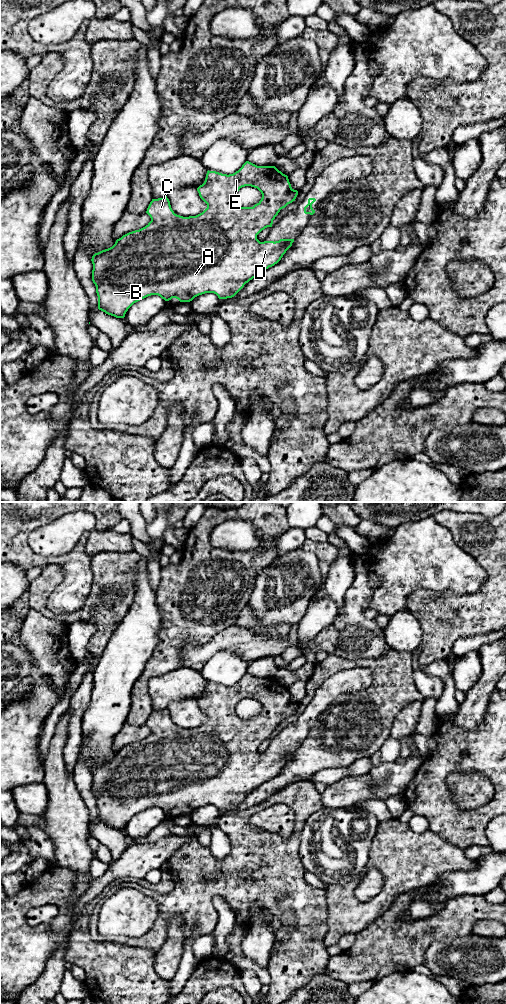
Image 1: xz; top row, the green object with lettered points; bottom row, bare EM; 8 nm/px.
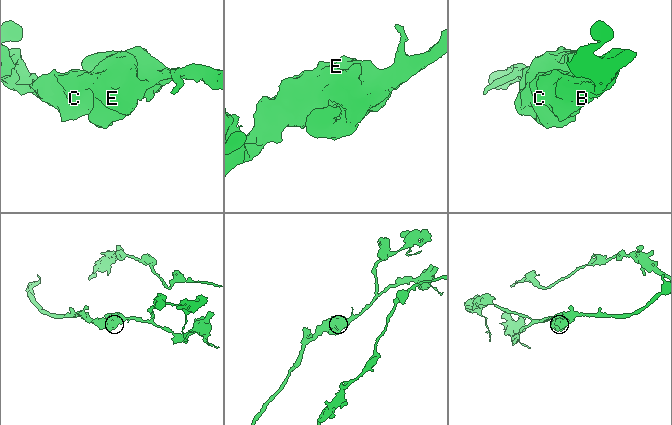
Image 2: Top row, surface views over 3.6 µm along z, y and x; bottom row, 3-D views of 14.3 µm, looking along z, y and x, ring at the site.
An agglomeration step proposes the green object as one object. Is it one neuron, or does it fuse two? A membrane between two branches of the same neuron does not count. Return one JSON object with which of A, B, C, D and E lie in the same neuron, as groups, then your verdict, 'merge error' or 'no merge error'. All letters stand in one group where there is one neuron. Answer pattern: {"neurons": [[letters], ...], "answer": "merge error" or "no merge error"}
{"neurons": [["A", "B", "C", "D", "E"]], "answer": "no merge error"}

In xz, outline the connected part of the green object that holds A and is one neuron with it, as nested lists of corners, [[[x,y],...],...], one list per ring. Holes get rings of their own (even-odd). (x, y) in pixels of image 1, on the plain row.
[[[246,673],[238,683],[229,687],[208,682],[204,695],[197,703],[207,716],[202,725],[183,729],[174,725],[167,708],[152,711],[146,723],[151,733],[145,739],[123,747],[112,759],[92,768],[92,793],[96,798],[99,822],[124,830],[134,815],[151,807],[158,807],[165,813],[176,810],[180,814],[190,814],[205,805],[214,805],[219,811],[232,810],[263,782],[277,776],[292,758],[294,751],[275,754],[257,751],[262,742],[272,739],[280,722],[295,713],[298,707],[298,703],[291,699],[288,688],[275,678],[257,678]],[[245,698],[257,700],[262,706],[261,712],[253,719],[241,719],[235,712],[239,701]]]

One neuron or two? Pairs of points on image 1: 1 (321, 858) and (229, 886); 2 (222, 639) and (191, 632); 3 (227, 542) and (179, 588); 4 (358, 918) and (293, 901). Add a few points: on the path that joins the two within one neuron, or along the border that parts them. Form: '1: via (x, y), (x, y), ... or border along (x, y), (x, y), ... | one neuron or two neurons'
1: border along (299, 841), (299, 859), (306, 870) | two neurons
2: border along (233, 626), (222, 629), (202, 644), (190, 645) | two neurons
3: border along (210, 531), (210, 542), (214, 546), (244, 552) | two neurons
4: border along (324, 889), (327, 903), (327, 933) | two neurons

